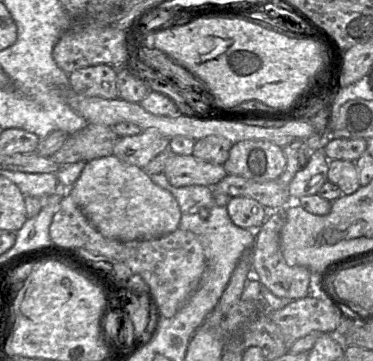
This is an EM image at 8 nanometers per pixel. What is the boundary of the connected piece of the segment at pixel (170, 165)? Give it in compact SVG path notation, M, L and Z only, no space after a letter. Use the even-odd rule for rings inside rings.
M177 154L170 155L164 173L168 181L175 187L189 185L211 187L227 175L223 165L213 164L193 155Z

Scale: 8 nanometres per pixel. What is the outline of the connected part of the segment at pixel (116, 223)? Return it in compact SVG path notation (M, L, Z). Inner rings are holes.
M110 155L86 162L80 176L67 190L88 221L103 236L119 240L151 240L169 234L179 228L181 211L175 197L156 185L145 171Z

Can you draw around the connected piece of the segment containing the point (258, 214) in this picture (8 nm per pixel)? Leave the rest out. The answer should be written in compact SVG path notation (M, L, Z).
M231 197L226 208L235 225L251 230L261 227L268 216L268 210L250 197Z

